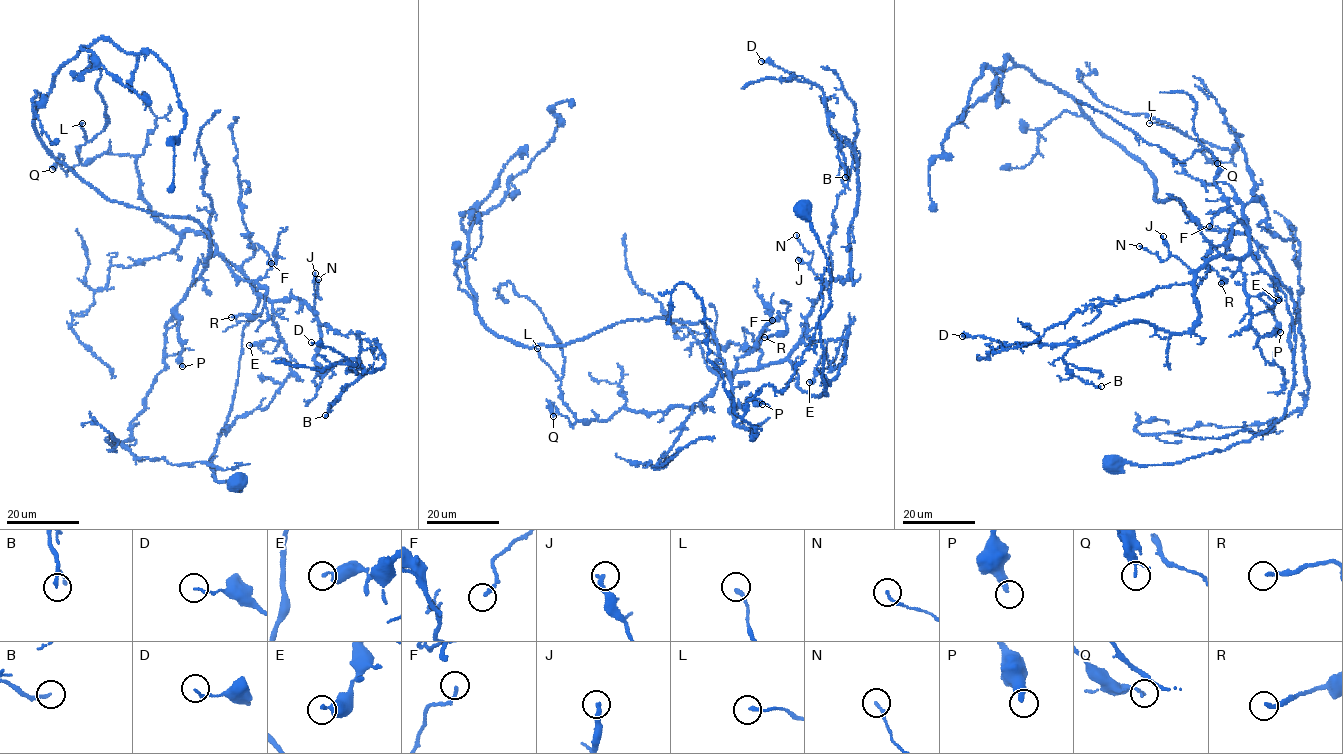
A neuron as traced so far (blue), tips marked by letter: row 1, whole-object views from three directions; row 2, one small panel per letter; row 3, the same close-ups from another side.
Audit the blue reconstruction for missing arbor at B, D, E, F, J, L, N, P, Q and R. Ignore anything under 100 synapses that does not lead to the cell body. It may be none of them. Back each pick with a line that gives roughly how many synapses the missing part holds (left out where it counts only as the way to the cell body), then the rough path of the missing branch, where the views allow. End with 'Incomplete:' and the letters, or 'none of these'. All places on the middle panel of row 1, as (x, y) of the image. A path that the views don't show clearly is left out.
P: Roughly 120 synapses. Course of what is missing: (762, 404), (760, 397), (765, 387), (792, 368), (788, 363), (780, 364), (768, 374), (740, 382)
Incomplete: P

